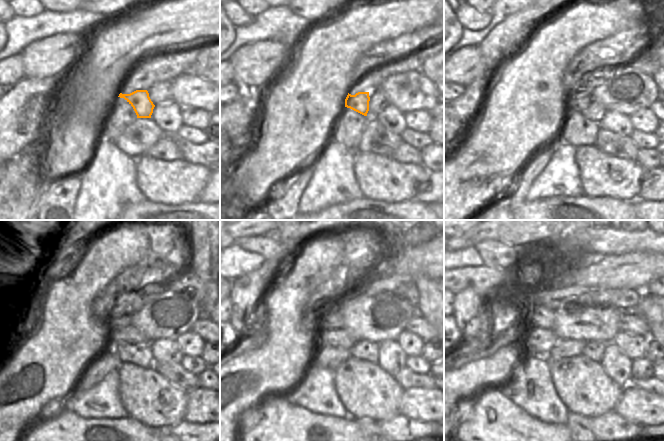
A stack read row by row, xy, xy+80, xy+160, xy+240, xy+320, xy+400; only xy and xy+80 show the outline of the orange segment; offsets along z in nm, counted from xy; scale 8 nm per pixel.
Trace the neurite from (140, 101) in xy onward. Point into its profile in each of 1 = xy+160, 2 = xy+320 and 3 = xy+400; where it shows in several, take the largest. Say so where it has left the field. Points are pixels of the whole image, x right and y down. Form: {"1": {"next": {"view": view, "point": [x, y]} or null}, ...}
{"1": {"next": {"view": "xy+160", "point": [578, 104]}}, "2": {"next": {"view": "xy+320", "point": [325, 318]}}, "3": {"next": {"view": "xy+400", "point": [541, 317]}}}

